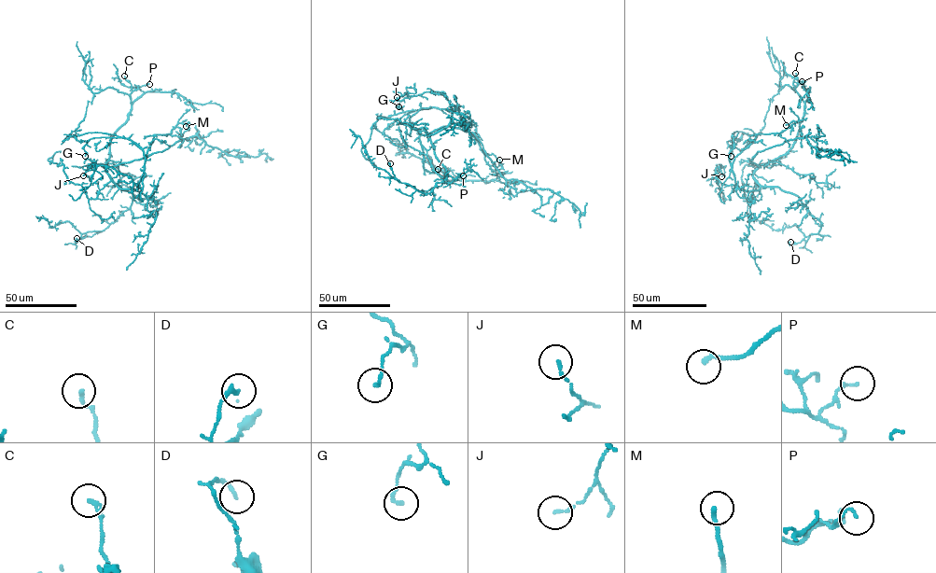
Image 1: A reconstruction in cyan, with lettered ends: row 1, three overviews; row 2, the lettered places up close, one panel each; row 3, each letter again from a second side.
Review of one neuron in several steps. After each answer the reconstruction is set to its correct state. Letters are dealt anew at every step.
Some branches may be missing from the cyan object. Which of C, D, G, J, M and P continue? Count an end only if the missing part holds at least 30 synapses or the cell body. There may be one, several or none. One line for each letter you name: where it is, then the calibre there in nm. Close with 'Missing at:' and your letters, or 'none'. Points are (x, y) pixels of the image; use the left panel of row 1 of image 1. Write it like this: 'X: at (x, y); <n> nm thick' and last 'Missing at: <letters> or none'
Missing at: none

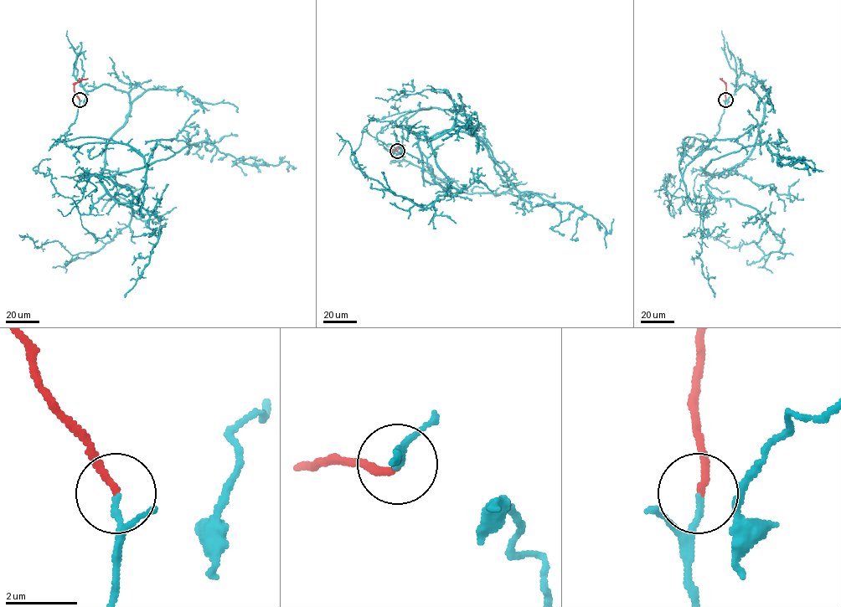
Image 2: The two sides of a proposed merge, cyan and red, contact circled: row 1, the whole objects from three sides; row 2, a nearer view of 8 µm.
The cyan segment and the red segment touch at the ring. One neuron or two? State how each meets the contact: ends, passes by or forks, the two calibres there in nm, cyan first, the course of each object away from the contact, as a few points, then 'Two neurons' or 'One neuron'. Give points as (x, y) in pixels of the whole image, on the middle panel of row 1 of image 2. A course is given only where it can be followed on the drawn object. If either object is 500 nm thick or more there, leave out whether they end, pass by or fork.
At the ring cyan ends. At the ring red ends. Thickness 160 nm (cyan) against 190 nm. Course of cyan: (397, 151), (384, 126), (463, 105), (418, 136), (481, 137), (519, 192), (608, 234), (612, 218). Course of red: (397, 151), (391, 151), (405, 145). One neuron

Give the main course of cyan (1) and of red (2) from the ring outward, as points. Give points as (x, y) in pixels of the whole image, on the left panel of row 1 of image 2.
1: (79, 100), (59, 141), (111, 139), (144, 160), (138, 201), (119, 203), (102, 177), (202, 141), (295, 167)
2: (79, 100), (74, 90), (74, 84), (87, 79)

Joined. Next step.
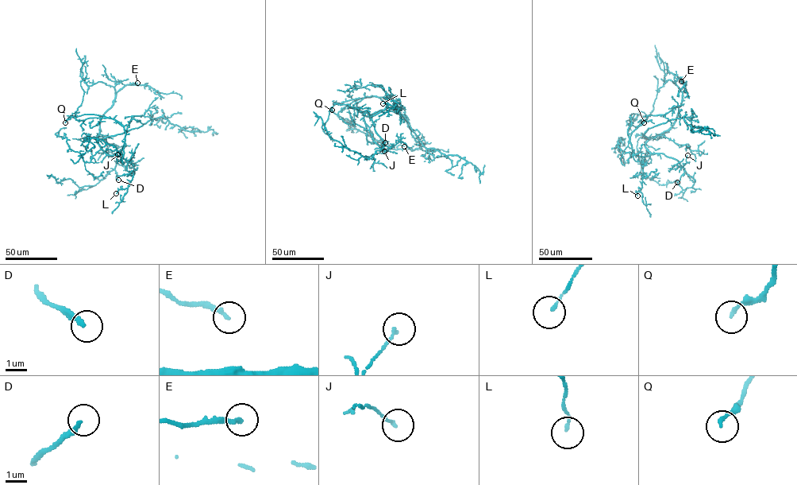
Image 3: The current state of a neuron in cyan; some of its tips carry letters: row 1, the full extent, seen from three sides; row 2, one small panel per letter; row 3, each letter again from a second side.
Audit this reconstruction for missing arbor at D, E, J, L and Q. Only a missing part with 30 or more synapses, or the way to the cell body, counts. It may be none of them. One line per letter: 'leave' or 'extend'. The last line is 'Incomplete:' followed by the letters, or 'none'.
D: extend
E: leave
J: leave
L: leave
Q: leave
Incomplete: D

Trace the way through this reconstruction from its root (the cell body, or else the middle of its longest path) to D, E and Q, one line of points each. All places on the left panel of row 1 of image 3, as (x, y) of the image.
D: (99, 146), (117, 159), (115, 170), (118, 180)
E: (99, 146), (97, 139), (102, 115), (111, 106), (117, 91), (127, 84), (137, 83)
Q: (99, 146), (107, 154), (119, 155), (125, 142), (125, 128), (115, 120), (94, 114), (70, 115), (65, 122)

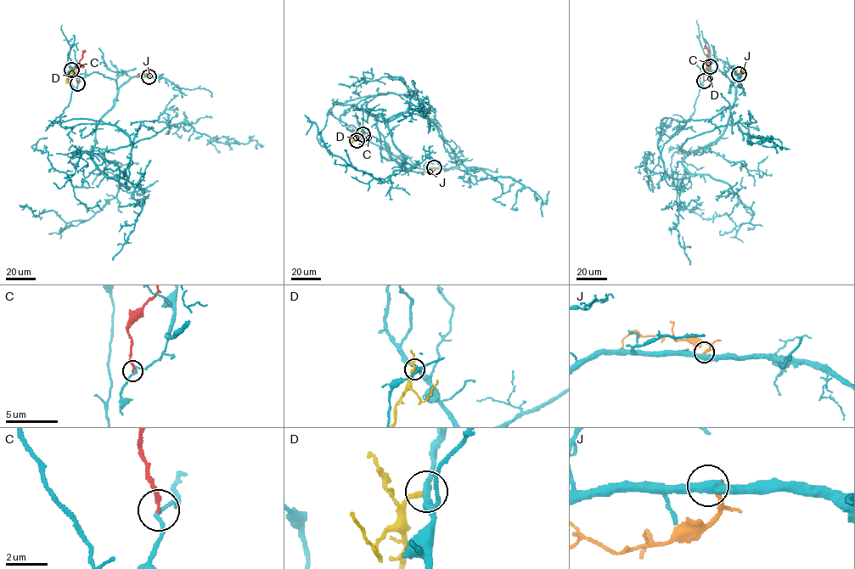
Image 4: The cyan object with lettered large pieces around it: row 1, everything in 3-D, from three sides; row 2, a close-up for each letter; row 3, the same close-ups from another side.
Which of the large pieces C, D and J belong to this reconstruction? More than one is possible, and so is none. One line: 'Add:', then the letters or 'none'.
Add: none

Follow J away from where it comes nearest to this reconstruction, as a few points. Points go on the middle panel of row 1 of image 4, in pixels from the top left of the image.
J: (434, 167), (428, 172), (421, 171)

